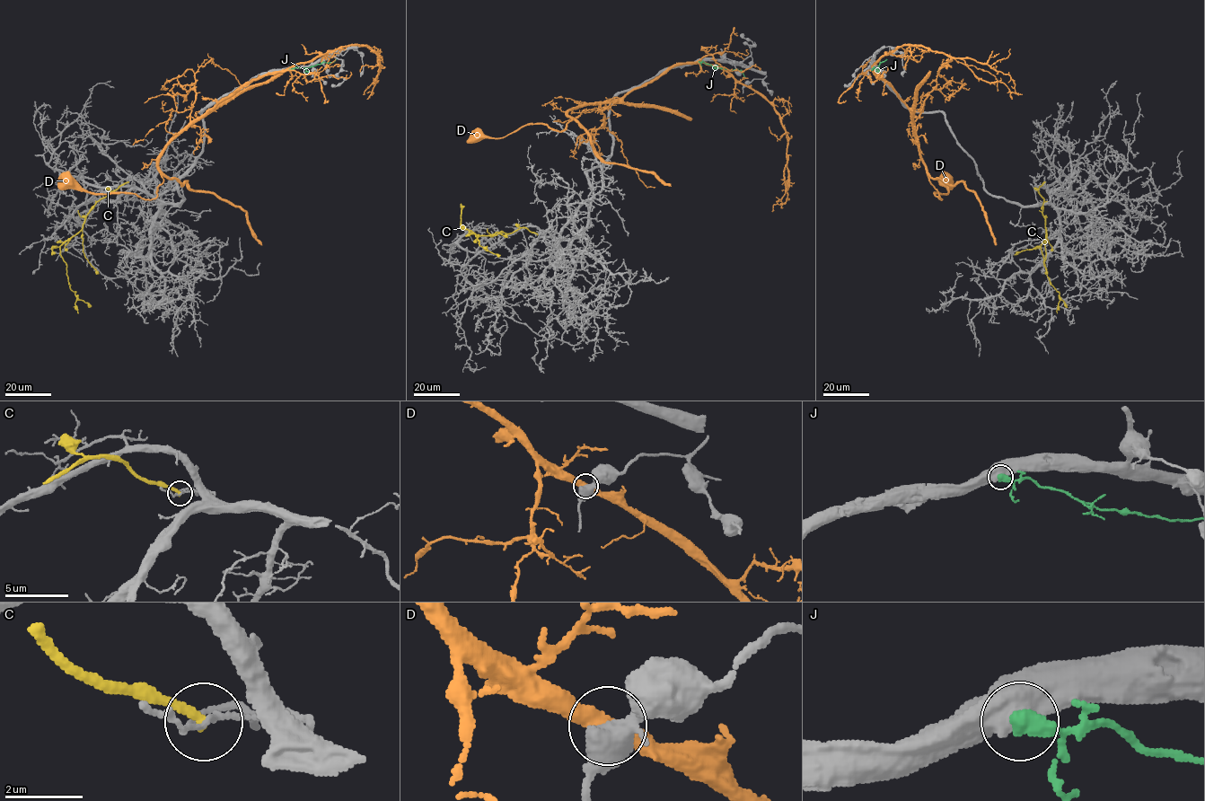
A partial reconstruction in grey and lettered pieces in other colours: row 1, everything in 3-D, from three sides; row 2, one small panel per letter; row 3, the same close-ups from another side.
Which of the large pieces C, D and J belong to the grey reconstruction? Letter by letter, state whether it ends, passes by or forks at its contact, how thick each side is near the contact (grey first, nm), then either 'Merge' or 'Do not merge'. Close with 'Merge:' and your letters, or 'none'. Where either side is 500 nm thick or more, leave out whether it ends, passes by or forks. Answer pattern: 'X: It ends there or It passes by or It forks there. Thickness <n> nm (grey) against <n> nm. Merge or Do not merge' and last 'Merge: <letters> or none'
C: It ends there. Thickness 120 nm (grey) against 280 nm. Do not merge
D: It passes by. Thickness 460 nm (grey) against 440 nm. Do not merge
J: Thickness 900 nm (grey) against 480 nm. Do not merge
Merge: none

